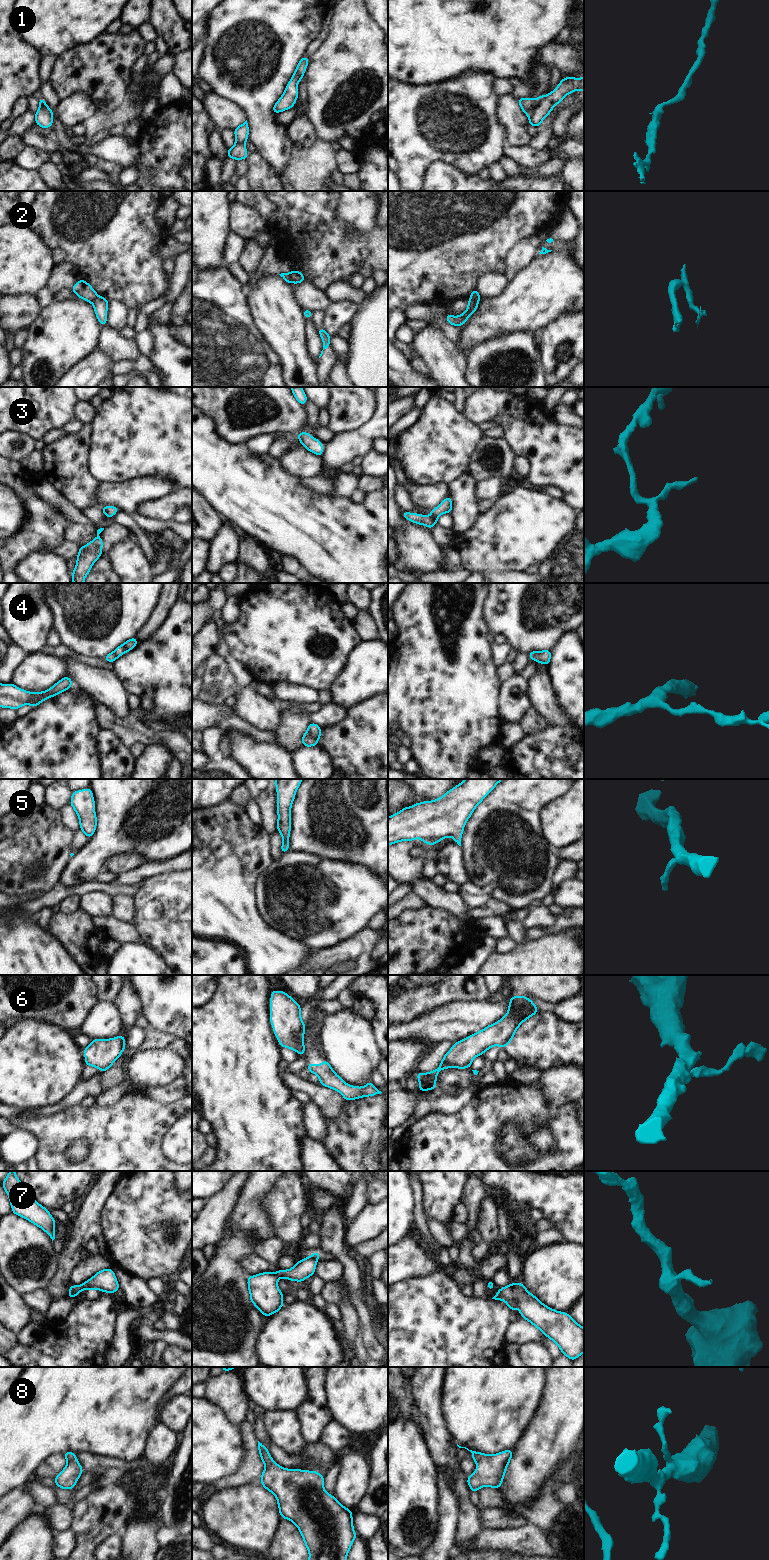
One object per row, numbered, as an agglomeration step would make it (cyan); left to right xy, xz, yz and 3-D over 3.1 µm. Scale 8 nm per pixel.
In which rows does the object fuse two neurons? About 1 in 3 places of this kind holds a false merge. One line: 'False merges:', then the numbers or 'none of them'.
False merges: 1, 2, 6

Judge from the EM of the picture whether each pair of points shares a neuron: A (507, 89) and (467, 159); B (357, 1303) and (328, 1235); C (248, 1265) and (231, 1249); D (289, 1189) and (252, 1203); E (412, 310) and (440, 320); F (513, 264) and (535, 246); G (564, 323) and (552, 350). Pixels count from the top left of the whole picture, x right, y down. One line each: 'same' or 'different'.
A: different
B: same
C: different
D: different
E: same
F: same
G: same

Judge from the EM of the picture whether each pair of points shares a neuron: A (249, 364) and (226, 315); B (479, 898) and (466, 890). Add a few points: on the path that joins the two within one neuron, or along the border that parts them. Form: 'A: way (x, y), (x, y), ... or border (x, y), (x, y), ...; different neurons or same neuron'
A: way (237, 352), (226, 341), (226, 327); same neuron
B: way (476, 897), (469, 892); same neuron

